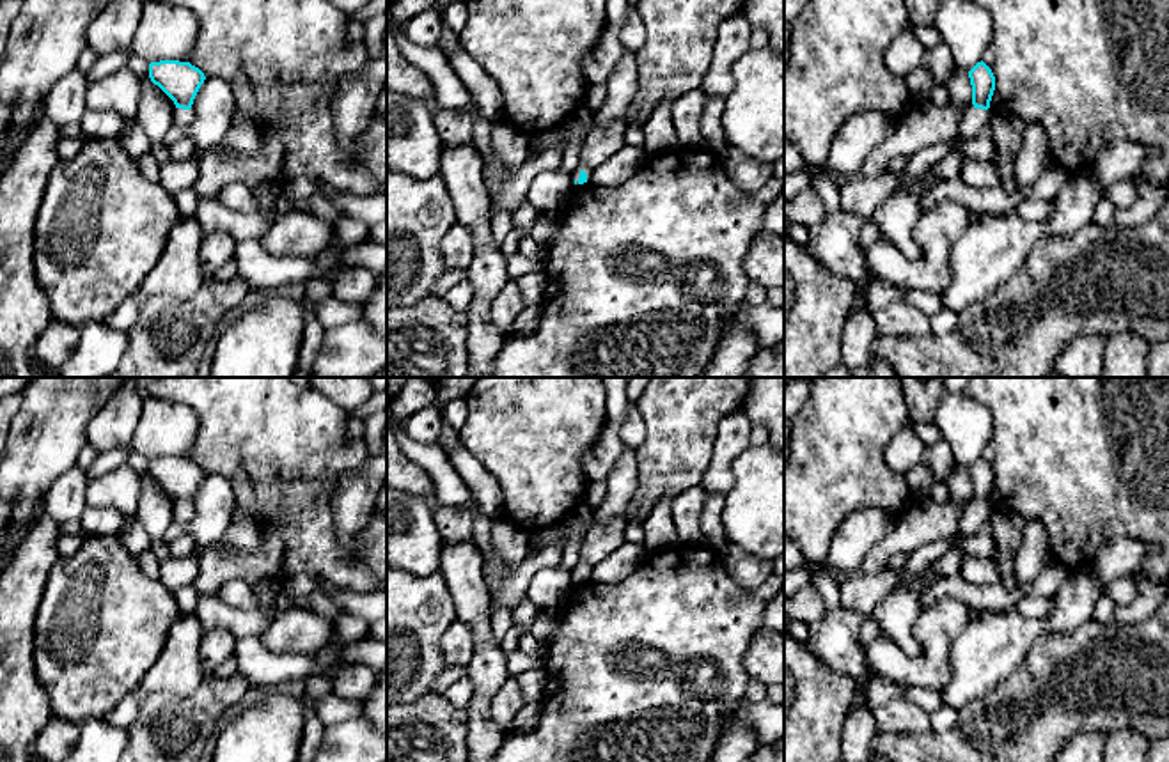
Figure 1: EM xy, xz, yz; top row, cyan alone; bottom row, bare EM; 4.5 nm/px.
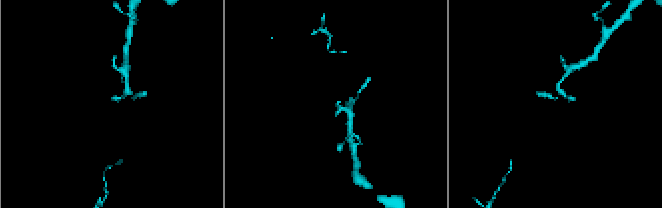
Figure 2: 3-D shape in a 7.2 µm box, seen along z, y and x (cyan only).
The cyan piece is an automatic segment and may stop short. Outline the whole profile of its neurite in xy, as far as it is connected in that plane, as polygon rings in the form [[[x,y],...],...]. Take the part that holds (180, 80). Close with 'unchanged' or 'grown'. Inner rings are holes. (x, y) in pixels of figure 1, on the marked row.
[[[160,60],[149,64],[149,78],[174,101],[177,108],[174,124],[190,128],[195,121],[195,113],[190,108],[206,80],[204,73],[190,62]]] | grown

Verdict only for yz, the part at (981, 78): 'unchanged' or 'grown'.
grown

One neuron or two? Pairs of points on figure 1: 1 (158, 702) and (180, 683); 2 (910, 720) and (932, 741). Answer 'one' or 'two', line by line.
1: two
2: two

